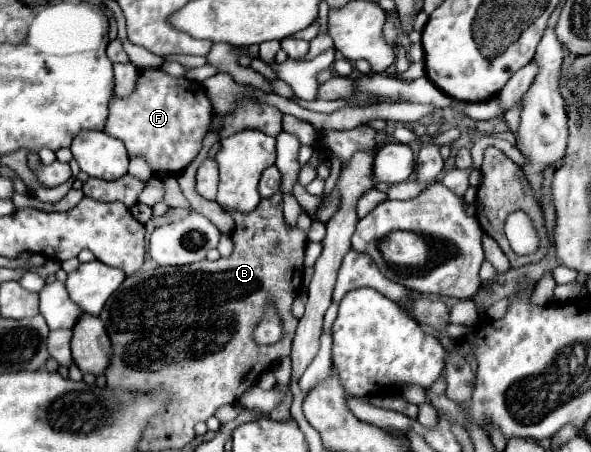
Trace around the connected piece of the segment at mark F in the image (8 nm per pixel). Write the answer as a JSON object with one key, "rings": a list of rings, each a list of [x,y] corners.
{"rings":[[[144,67],[130,95],[112,95],[104,131],[124,141],[130,159],[144,157],[154,173],[178,175],[200,153],[214,117],[214,103],[200,83],[190,83],[186,77],[172,77],[160,67]]]}

